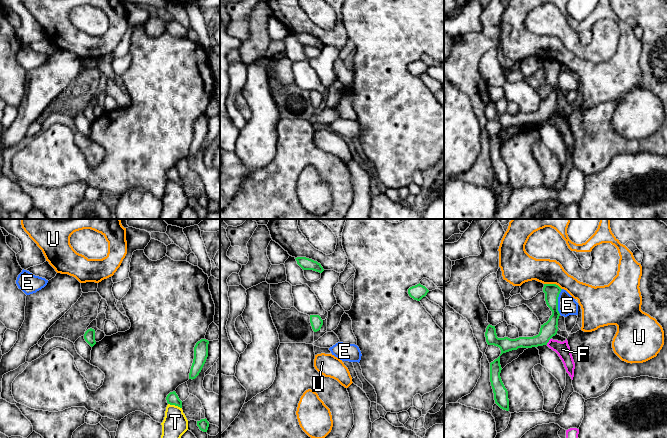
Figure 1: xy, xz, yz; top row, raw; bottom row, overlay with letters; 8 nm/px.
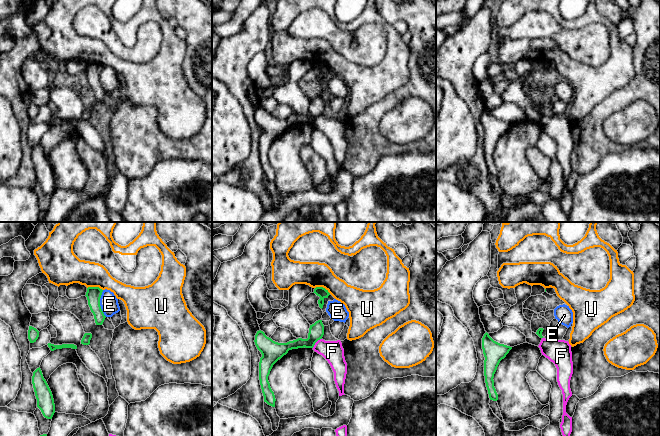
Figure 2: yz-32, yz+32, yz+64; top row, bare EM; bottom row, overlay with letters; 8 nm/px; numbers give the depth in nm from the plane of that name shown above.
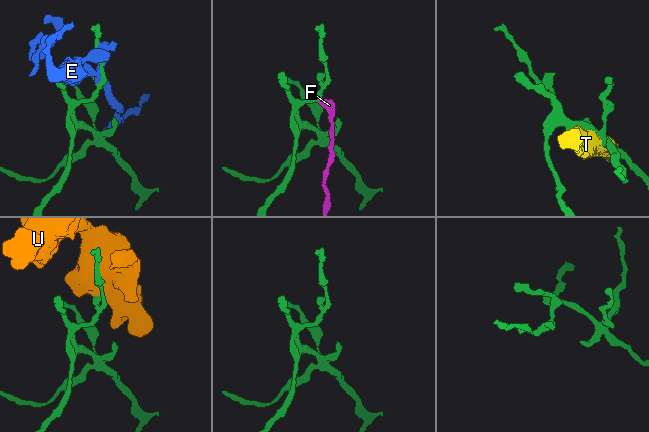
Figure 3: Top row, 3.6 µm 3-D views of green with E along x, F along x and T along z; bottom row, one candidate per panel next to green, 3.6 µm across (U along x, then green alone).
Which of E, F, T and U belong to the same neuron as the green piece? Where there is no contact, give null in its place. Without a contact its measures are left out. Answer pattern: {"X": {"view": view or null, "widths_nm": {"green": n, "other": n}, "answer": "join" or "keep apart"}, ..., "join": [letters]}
{"E": {"view": "yz", "widths_nm": {"green": 130, "other": 150}, "answer": "keep apart"}, "F": {"view": "yz", "widths_nm": {"green": 130, "other": 110}, "answer": "keep apart"}, "T": {"view": "xy", "widths_nm": {"green": 100, "other": 200}, "answer": "keep apart"}, "U": {"view": "yz", "widths_nm": {"green": 120, "other": 200}, "answer": "keep apart"}, "join": []}

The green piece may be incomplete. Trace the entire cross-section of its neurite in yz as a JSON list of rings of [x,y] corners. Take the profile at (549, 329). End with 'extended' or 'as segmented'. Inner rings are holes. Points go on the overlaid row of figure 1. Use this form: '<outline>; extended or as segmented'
[[[544,284],[543,292],[545,293],[545,301],[552,311],[549,320],[541,325],[538,335],[533,337],[519,337],[510,339],[508,337],[498,338],[495,326],[488,325],[485,332],[486,342],[488,345],[494,345],[500,348],[501,354],[517,350],[518,348],[532,348],[547,345],[549,340],[557,334],[558,319],[560,313],[558,311],[558,297],[561,288],[556,284]]]; as segmented

